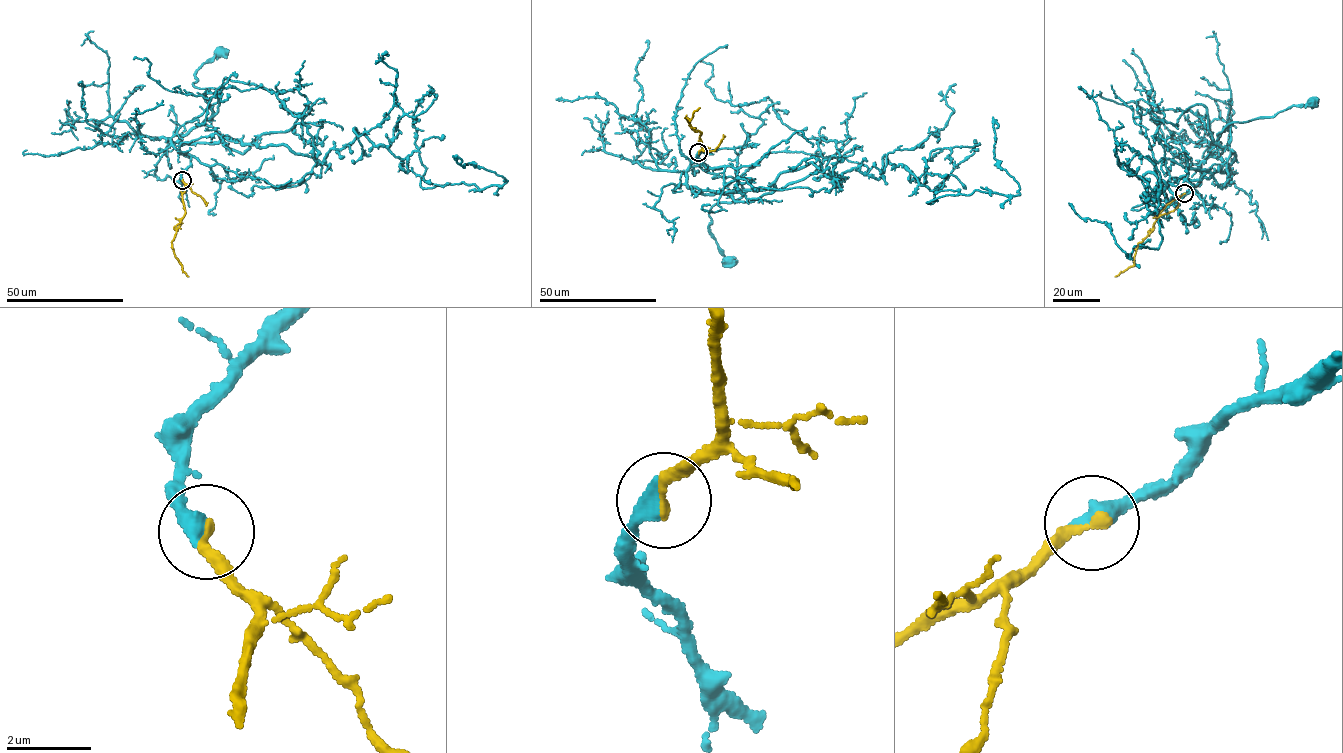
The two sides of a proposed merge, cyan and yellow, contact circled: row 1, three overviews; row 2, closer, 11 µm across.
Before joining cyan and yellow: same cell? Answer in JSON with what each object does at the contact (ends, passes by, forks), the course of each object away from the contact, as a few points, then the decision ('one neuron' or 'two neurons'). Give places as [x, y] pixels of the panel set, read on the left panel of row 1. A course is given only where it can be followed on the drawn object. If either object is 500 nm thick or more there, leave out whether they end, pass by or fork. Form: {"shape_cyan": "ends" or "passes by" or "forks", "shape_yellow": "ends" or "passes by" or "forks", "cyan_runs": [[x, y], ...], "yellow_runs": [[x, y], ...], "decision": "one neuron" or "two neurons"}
{"shape_cyan": "ends", "shape_yellow": "ends", "cyan_runs": [[182, 180], [191, 156], [175, 148], [171, 138], [217, 101], [221, 89], [192, 84], [199, 67], [220, 52]], "yellow_runs": [[182, 180], [184, 215], [171, 242], [175, 257], [188, 276]], "decision": "one neuron"}

